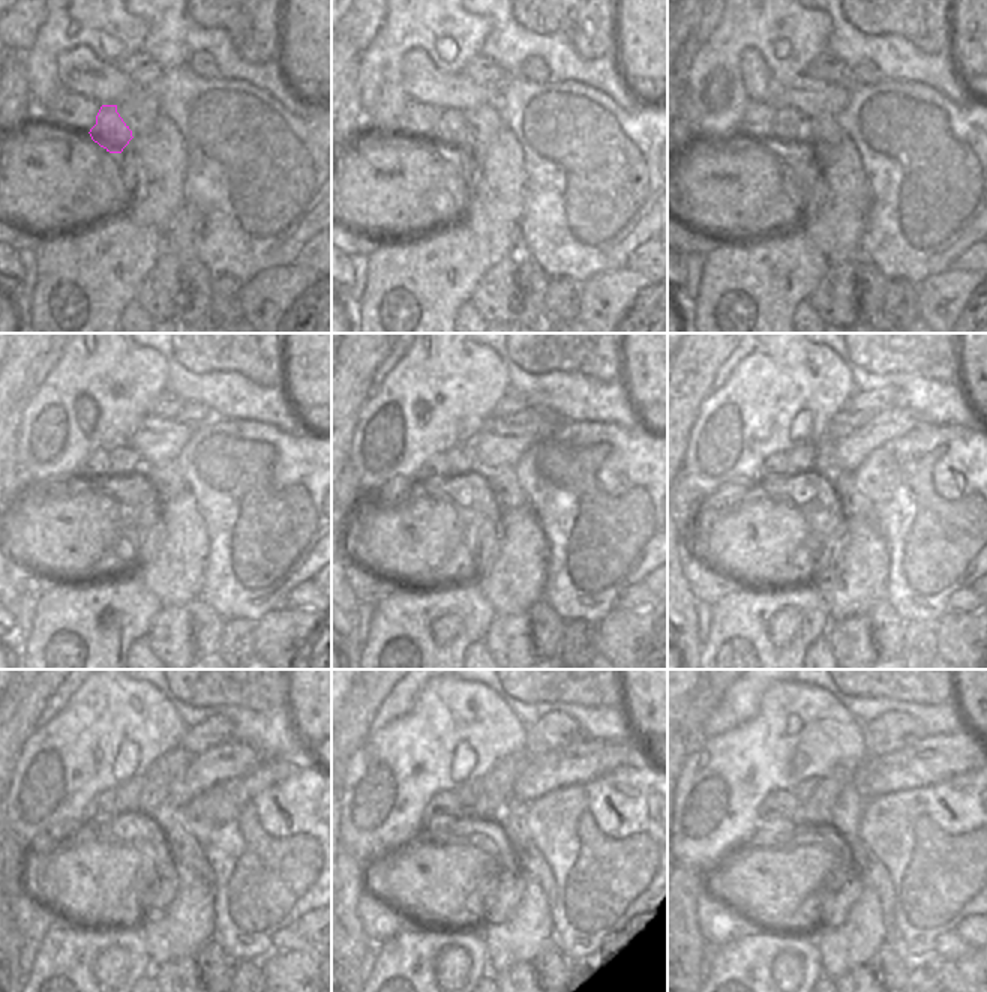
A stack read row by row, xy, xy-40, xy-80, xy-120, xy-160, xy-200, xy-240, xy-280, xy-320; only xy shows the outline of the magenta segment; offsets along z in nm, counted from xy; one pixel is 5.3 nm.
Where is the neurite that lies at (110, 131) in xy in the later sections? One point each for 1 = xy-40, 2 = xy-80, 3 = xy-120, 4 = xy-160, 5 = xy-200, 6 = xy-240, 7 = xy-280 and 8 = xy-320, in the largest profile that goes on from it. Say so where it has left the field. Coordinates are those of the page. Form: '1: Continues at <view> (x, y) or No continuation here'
1: Continues at xy-40 (452, 131)
2: Continues at xy-80 (789, 125)
3: Continues at xy-120 (123, 459)
4: Continues at xy-160 (462, 459)
5: Continues at xy-200 (800, 459)
6: Continues at xy-240 (128, 796)
7: Continues at xy-280 (467, 794)
8: Continues at xy-320 (806, 788).

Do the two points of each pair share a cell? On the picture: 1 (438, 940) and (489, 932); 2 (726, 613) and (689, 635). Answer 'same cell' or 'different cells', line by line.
1: different cells
2: different cells

